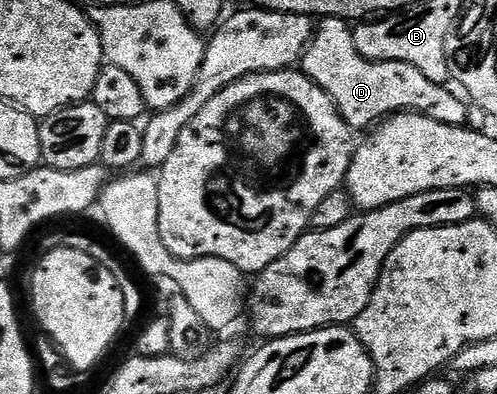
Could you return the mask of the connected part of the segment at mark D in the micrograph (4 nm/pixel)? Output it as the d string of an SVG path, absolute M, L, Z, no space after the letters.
M323 17L318 20L311 43L303 52L301 70L327 94L352 129L371 129L400 113L418 113L454 127L468 122L468 104L462 98L459 100L450 91L450 86L429 81L421 69L413 69L413 65L405 65L401 61L376 61L361 57L353 41L352 24L345 19Z

